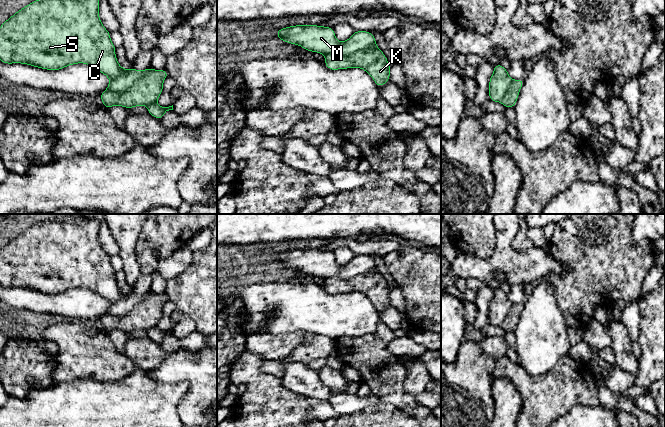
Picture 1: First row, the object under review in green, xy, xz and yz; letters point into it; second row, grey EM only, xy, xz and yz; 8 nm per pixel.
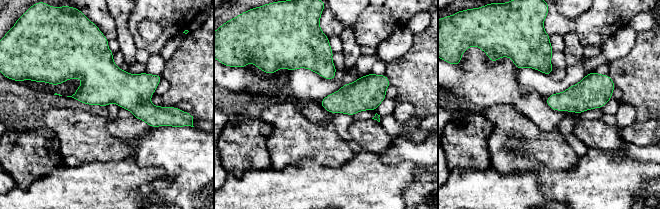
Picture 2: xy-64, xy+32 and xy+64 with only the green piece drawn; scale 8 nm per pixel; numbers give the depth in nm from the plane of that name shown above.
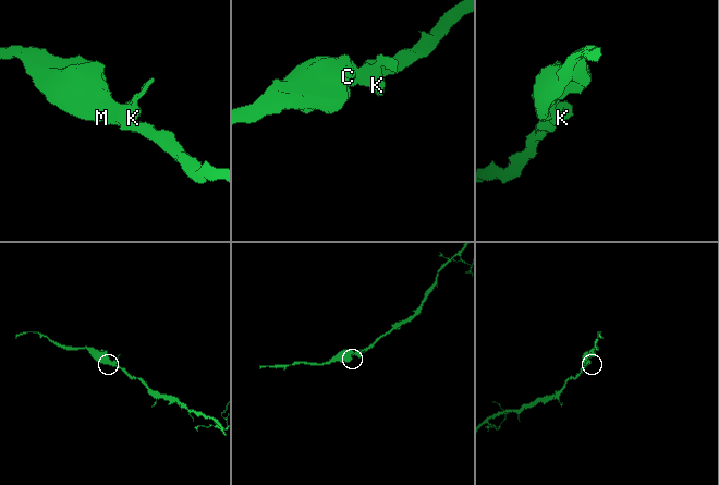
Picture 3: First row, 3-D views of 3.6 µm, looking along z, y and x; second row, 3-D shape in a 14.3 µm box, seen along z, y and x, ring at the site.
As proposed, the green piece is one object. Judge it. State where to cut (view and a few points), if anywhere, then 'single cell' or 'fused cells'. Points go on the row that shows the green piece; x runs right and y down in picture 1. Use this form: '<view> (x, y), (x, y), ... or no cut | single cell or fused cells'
xz (376, 47), (362, 49), (346, 55), (325, 54) | fused cells

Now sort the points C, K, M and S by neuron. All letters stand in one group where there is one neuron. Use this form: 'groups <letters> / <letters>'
groups C M S / K

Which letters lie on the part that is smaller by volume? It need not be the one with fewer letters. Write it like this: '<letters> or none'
K

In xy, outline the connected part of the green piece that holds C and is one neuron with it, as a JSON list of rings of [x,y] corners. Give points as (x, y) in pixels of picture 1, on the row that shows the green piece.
[[[36,0],[31,2],[29,5],[17,11],[13,16],[7,19],[0,26],[0,61],[5,64],[13,64],[13,63],[28,64],[37,68],[52,70],[52,71],[60,70],[69,65],[84,63],[100,71],[110,79],[109,85],[105,91],[110,90],[118,94],[127,93],[136,82],[150,75],[152,68],[141,71],[136,70],[134,68],[125,70],[122,68],[122,66],[118,64],[115,54],[116,47],[114,46],[114,44],[110,39],[111,33],[105,29],[99,18],[99,11],[98,11],[99,2],[100,0]]]

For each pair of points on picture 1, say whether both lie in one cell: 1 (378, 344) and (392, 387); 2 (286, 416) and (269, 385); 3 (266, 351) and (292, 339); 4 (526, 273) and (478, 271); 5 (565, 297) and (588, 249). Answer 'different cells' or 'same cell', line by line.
1: same cell
2: same cell
3: same cell
4: same cell
5: same cell

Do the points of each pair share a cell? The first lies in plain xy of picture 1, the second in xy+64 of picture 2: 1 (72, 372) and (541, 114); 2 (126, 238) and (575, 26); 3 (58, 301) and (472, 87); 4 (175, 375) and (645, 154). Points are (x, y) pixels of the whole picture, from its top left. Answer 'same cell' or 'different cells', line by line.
1: different cells
2: different cells
3: different cells
4: same cell

